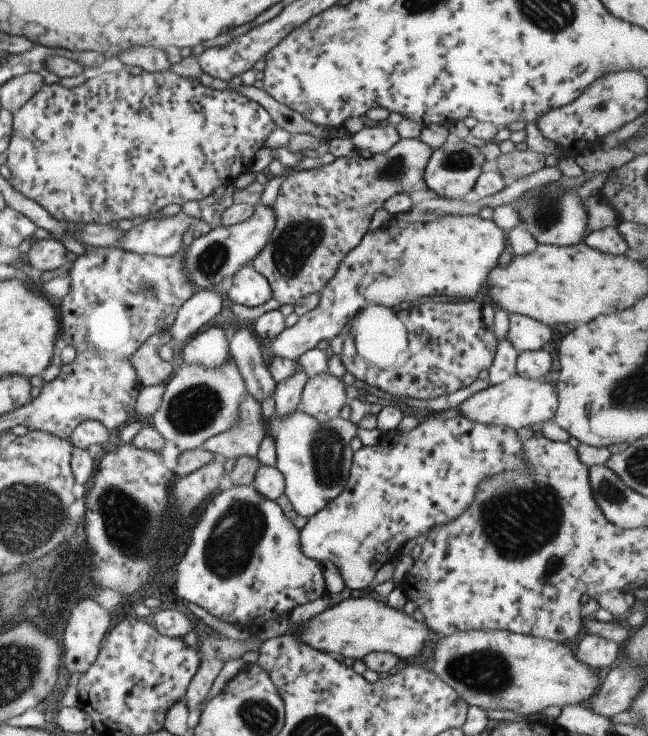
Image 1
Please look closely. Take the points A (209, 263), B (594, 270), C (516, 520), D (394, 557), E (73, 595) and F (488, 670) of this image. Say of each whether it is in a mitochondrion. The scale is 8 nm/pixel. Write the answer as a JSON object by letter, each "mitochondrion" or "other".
{"A":"mitochondrion","B":"other","C":"mitochondrion","D":"other","E":"other","F":"mitochondrion"}

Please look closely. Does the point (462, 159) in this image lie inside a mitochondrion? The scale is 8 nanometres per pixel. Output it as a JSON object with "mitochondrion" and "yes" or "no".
{"mitochondrion":"yes"}

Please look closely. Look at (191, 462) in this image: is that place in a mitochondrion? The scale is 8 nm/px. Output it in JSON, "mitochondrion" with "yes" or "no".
{"mitochondrion":"no"}

